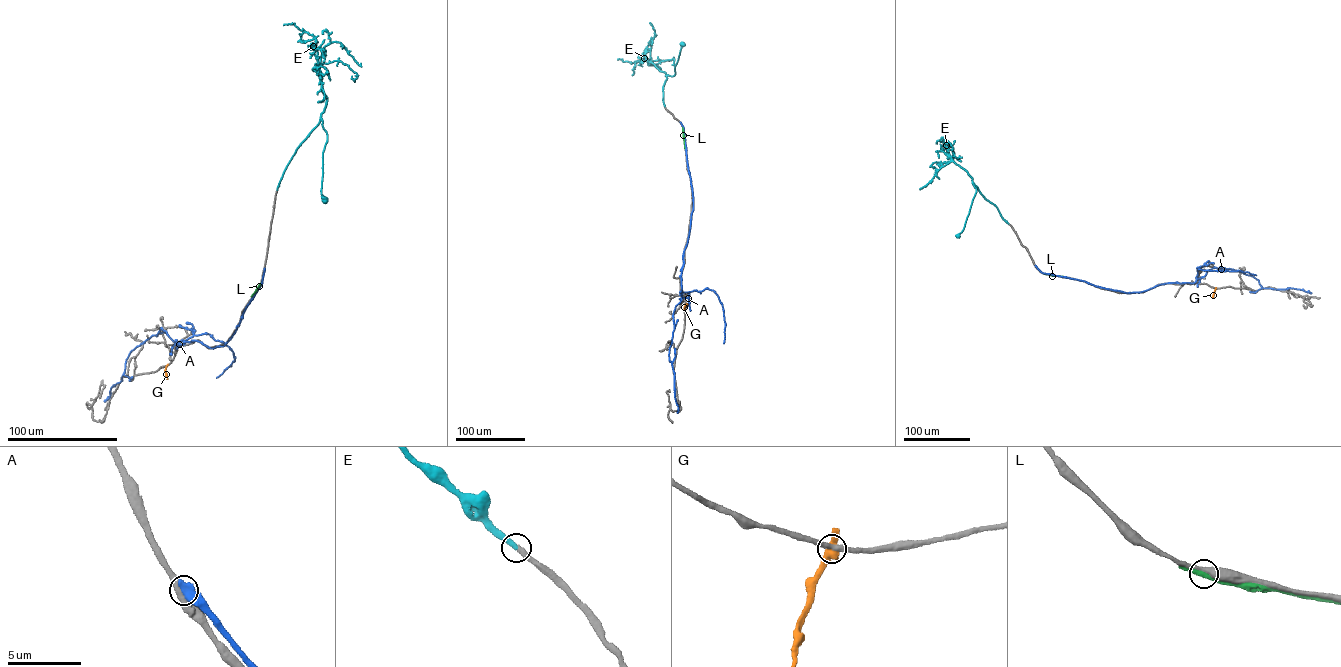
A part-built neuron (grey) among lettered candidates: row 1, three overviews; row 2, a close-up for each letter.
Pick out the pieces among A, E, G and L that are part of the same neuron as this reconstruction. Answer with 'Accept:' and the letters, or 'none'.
Accept: E

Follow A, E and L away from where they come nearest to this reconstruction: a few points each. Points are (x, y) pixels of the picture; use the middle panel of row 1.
A: (680, 122), (693, 210), (683, 257), (682, 296), (673, 314), (669, 355), (674, 374), (677, 412)
E: (664, 106), (665, 73), (647, 60), (631, 63), (617, 59)
L: (682, 128), (685, 148)

